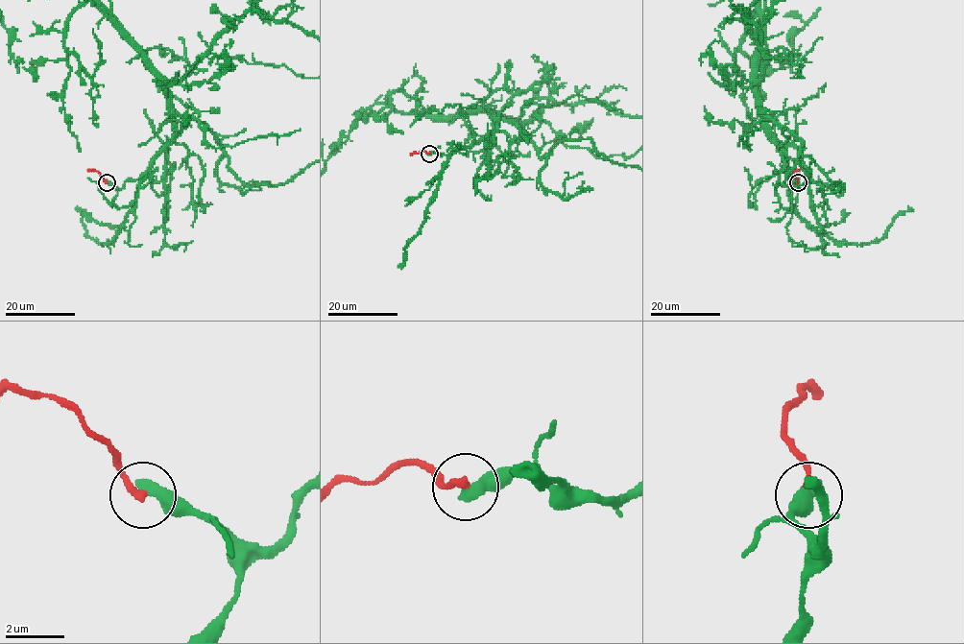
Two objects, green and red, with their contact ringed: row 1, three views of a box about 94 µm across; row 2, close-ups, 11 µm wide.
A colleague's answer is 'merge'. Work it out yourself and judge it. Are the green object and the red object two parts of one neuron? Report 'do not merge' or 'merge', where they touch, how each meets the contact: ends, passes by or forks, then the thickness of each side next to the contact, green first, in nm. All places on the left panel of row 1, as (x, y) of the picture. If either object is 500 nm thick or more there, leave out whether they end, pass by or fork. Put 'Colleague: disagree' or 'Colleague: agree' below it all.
do not merge | (107, 182) | 500/280 nm
Colleague: disagree

